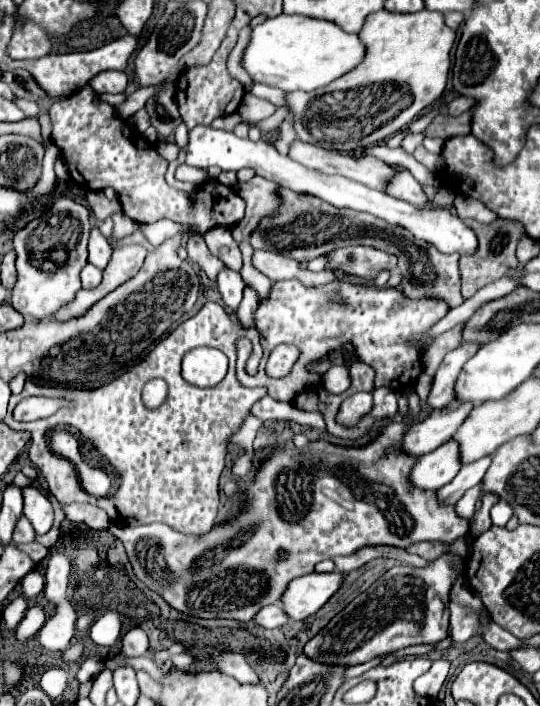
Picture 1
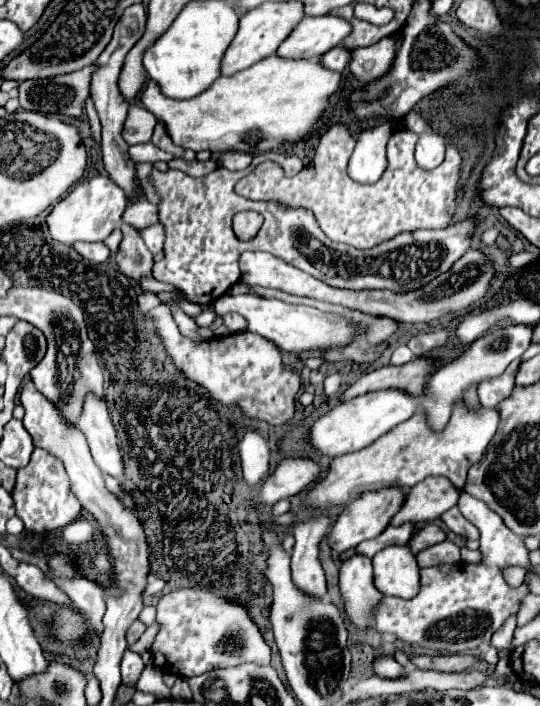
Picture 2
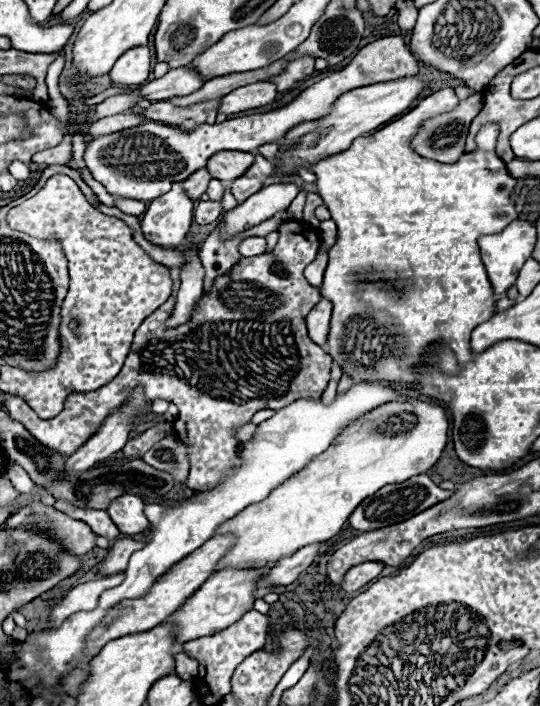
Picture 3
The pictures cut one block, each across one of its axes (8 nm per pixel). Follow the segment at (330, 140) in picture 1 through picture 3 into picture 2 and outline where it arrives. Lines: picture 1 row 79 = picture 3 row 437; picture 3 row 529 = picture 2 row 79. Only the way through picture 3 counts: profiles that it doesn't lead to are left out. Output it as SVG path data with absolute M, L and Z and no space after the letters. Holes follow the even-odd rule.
M272 54L234 76L218 78L216 84L212 84L202 96L190 100L168 98L160 92L160 86L154 80L148 80L146 88L142 90L142 104L146 110L150 110L156 118L160 118L166 124L166 130L176 146L192 148L194 152L236 150L246 154L260 154L260 152L276 150L284 142L290 144L302 142L312 132L316 122L324 116L324 112L330 108L330 98L340 90L340 80L342 80L340 72L332 72L330 68L324 68L320 60L292 60Z

